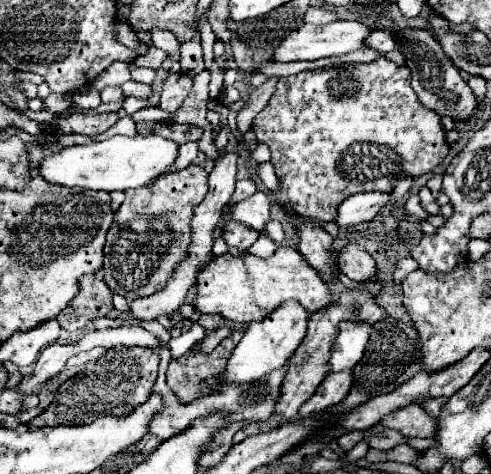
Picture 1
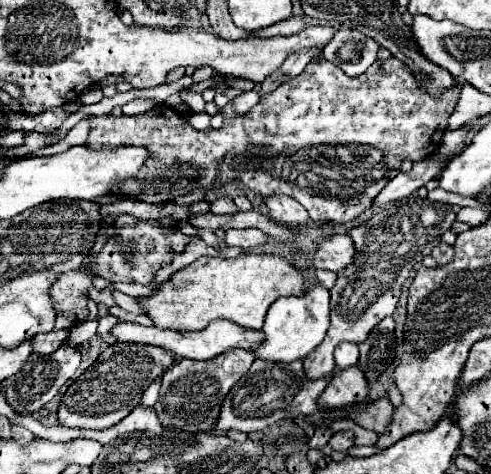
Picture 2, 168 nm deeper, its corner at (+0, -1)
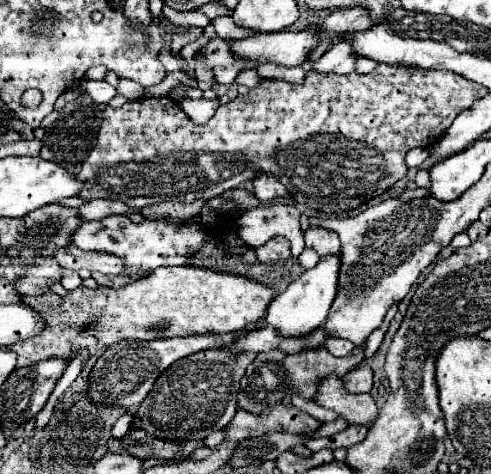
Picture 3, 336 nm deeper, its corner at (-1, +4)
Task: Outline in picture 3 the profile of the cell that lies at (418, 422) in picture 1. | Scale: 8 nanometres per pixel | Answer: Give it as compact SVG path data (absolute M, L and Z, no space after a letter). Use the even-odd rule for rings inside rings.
M328 374L320 380L314 402L334 410L350 424L372 424L378 416L374 398L370 394L350 394L336 374Z

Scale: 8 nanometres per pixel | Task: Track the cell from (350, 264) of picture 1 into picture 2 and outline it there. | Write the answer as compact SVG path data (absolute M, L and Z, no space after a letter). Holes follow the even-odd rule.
M333 235L325 239L315 253L315 267L339 273L353 263L355 245L349 235Z

